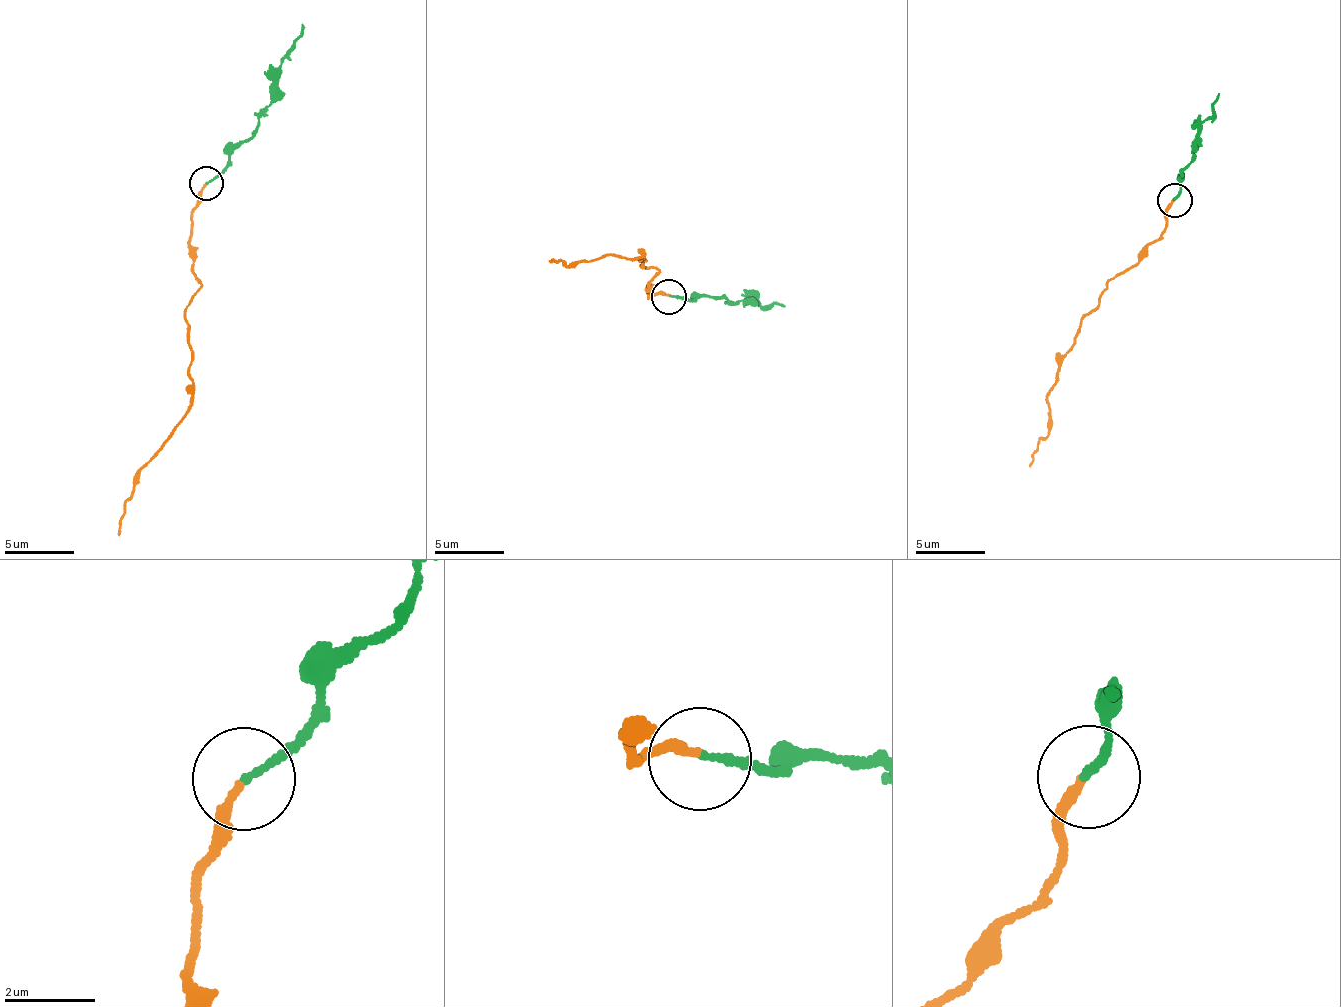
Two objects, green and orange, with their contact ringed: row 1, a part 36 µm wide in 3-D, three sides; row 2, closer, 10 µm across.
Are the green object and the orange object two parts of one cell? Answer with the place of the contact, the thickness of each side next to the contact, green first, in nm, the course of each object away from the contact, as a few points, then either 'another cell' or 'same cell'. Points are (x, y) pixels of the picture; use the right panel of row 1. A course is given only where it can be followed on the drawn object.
at (1174, 200); 160 nm thick on the green side, 200 nm on the other; green runs (1174, 199), (1182, 172), (1196, 149), (1199, 123), (1214, 114), (1218, 94); orange runs (1174, 199), (1165, 215), (1166, 233), (1106, 284), (1100, 305), (1077, 329), (1047, 398), (1050, 425), (1029, 466); another cell

